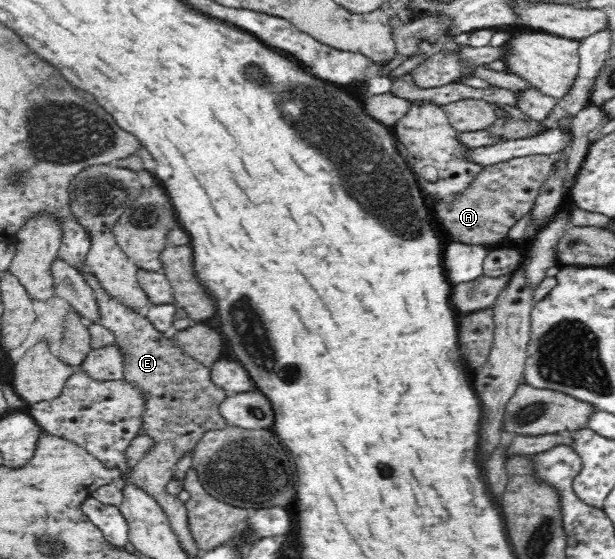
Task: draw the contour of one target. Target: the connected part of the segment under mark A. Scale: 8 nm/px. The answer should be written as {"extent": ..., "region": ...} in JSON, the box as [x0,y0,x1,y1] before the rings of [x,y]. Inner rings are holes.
{"extent":[435,154,553,246],"region":[[[541,154],[516,157],[487,166],[472,186],[452,202],[438,201],[435,204],[438,226],[447,230],[457,242],[502,246],[507,242],[507,233],[513,224],[531,210],[543,182],[552,171],[553,158]]]}

